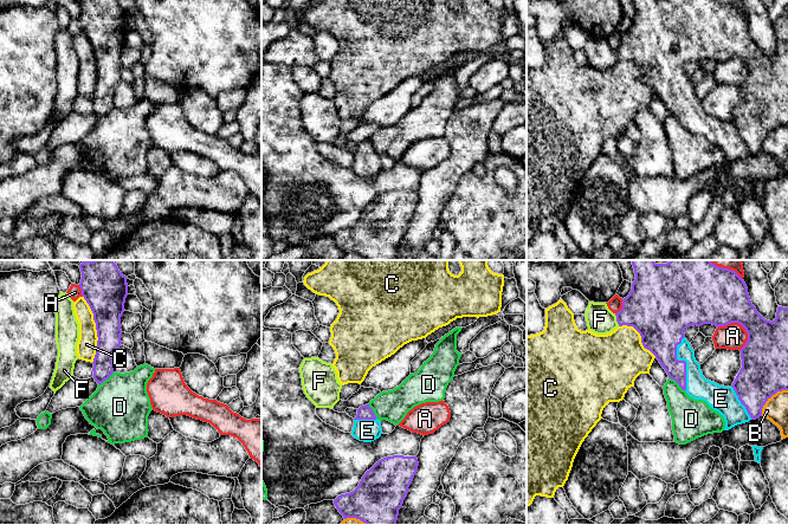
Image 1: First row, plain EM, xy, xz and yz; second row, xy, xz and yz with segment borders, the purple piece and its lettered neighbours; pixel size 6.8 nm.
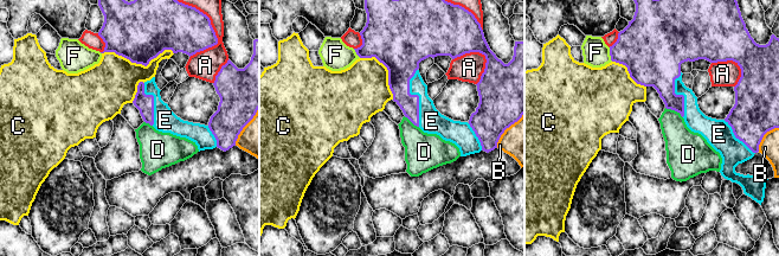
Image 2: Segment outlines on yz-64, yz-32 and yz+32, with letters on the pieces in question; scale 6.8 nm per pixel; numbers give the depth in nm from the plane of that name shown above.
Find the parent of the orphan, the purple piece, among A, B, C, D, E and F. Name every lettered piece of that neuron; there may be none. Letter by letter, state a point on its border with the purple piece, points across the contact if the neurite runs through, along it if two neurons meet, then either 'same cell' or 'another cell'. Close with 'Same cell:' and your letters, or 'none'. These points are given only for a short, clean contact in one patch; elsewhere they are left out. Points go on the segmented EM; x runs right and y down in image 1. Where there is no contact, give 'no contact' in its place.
A: contact yz (738, 323); another cell
B: contact yz (770, 396); another cell
C: contact xy (96, 329); another cell
D: contact yz (677, 382); border yz (669, 376), (684, 390); another cell
E: contact yz (684, 361); same cell
F: contact yz (617, 319); border yz (614, 313), (619, 325); another cell
Same cell: E

